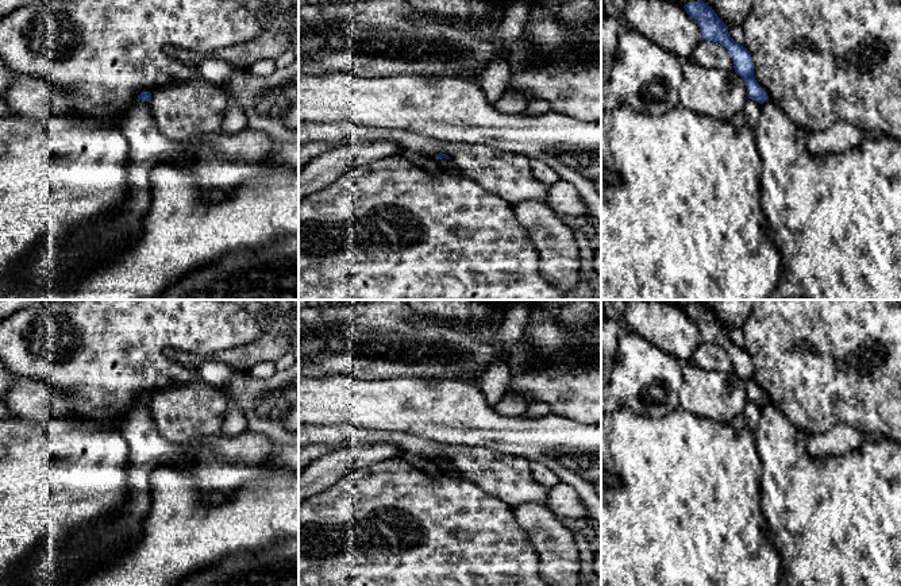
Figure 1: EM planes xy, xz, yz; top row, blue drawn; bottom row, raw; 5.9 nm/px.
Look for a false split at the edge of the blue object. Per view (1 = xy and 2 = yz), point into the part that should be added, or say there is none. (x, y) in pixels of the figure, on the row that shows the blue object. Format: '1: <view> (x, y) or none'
1: none
2: none

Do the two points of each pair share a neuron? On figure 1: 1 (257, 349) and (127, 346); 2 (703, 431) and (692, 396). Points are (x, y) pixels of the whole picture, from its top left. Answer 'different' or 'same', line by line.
1: different
2: different

